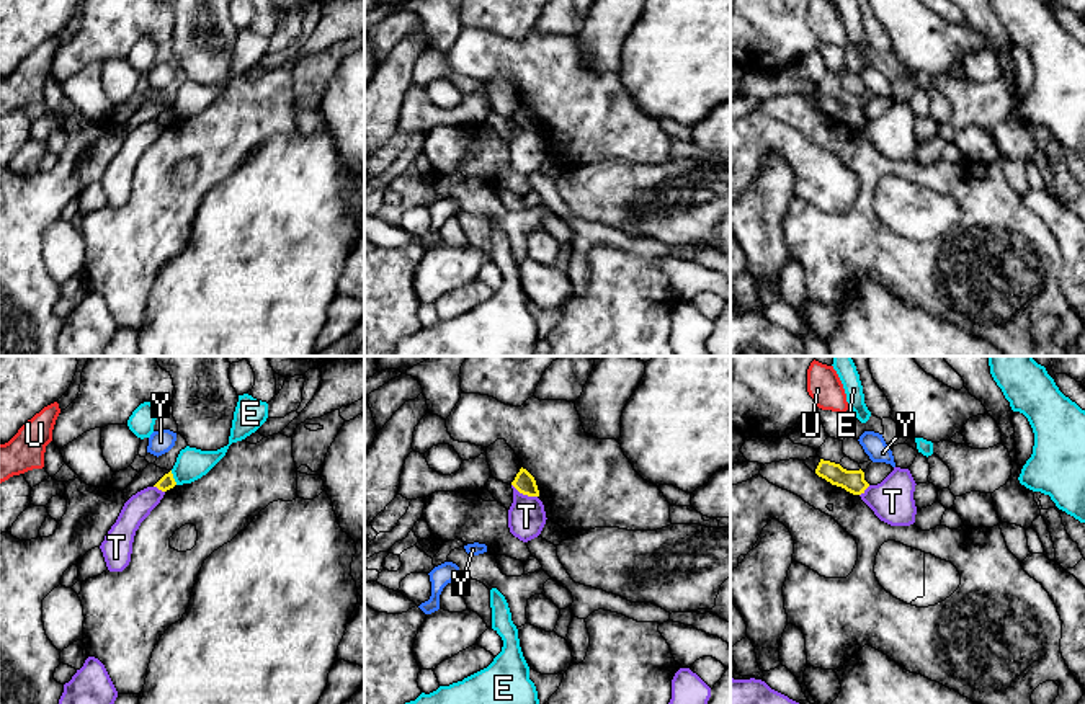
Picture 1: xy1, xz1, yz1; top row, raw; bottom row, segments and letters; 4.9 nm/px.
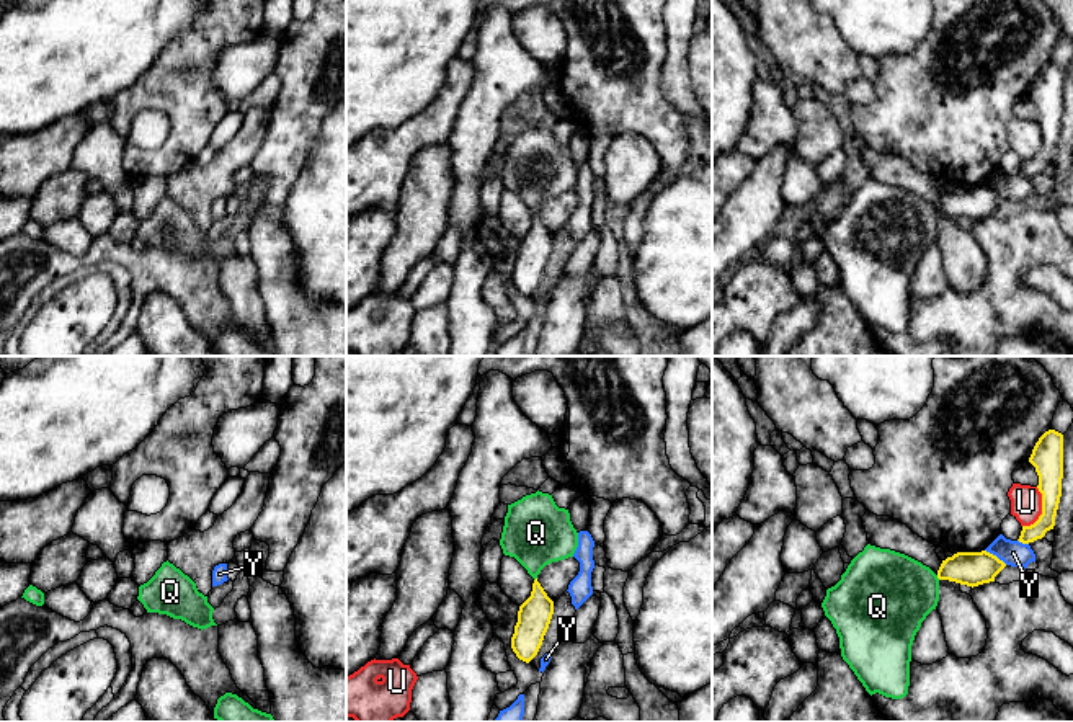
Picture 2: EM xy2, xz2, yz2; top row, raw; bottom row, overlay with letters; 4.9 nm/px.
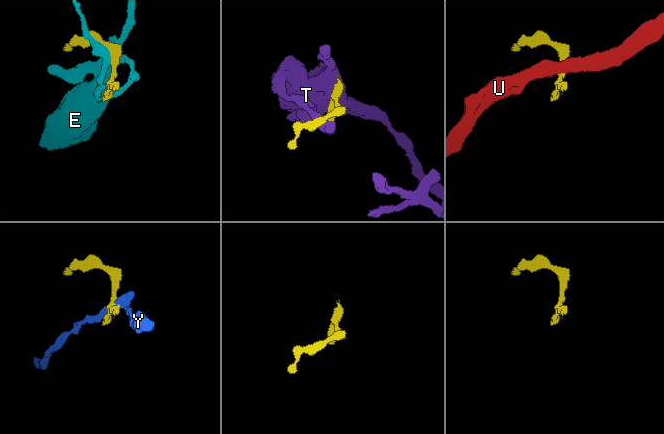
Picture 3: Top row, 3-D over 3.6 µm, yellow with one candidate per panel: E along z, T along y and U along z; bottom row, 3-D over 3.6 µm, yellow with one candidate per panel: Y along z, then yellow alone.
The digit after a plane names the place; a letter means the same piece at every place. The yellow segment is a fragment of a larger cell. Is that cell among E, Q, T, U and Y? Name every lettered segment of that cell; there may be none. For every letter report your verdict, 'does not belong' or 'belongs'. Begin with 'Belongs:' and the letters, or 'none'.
Belongs: Q
E: does not belong
Q: belongs
T: does not belong
U: does not belong
Y: does not belong

